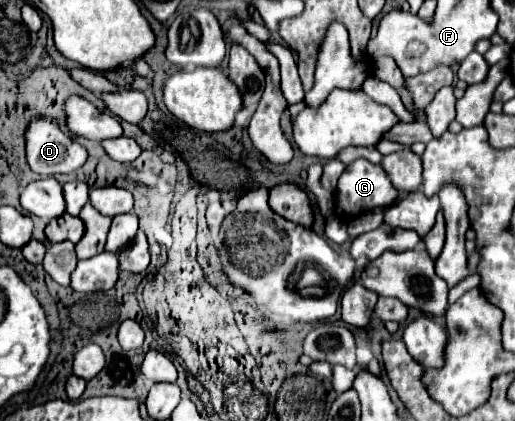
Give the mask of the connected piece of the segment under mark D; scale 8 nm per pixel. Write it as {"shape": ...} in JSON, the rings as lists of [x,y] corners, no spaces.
{"shape":[[[32,116],[26,128],[26,160],[32,172],[40,176],[54,176],[54,174],[70,174],[84,166],[88,152],[84,146],[74,142],[68,134],[60,130],[60,126],[50,116]]]}

